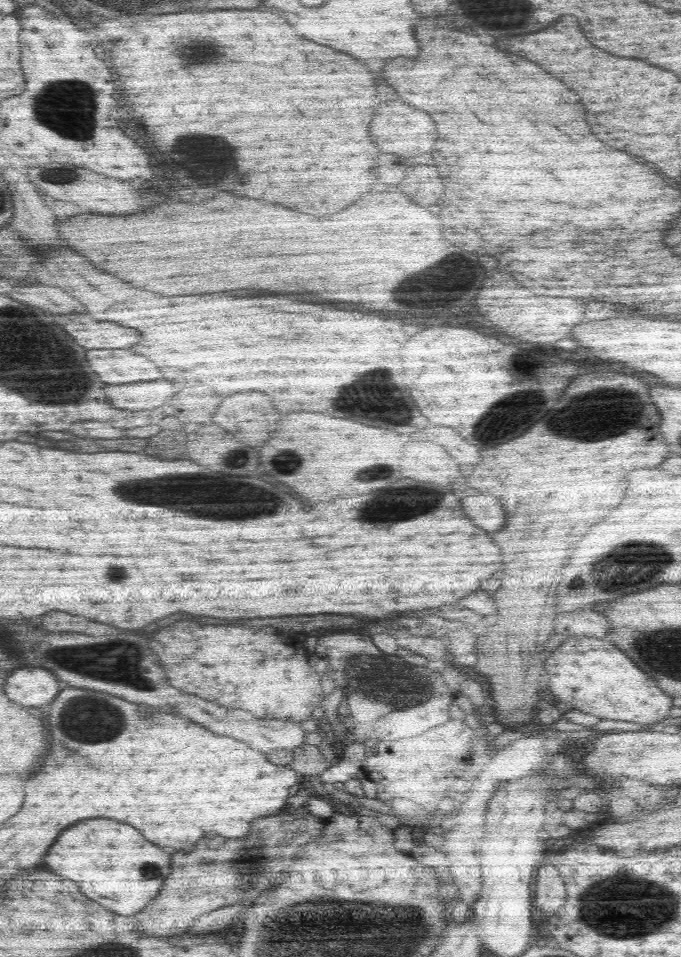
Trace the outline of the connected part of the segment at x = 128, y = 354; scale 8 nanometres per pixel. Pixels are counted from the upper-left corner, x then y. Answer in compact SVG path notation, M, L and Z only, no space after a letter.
M130 349L87 350L86 359L97 370L102 384L128 384L160 380L162 371L150 359Z

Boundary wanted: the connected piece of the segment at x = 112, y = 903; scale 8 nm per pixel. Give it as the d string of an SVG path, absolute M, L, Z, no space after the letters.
M106 818L84 820L68 828L54 842L44 860L44 864L52 868L50 872L76 880L82 894L96 900L110 912L129 918L158 896L164 880L172 872L172 854L144 840L136 828Z

